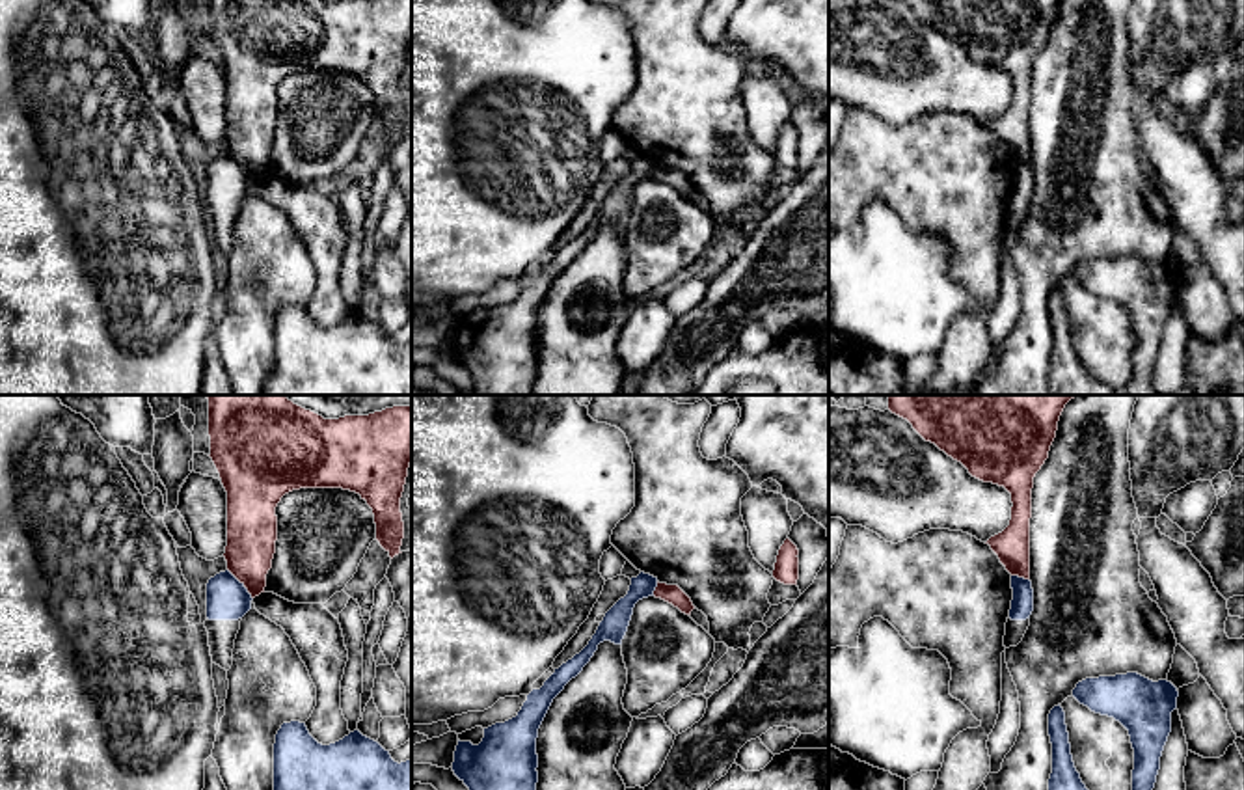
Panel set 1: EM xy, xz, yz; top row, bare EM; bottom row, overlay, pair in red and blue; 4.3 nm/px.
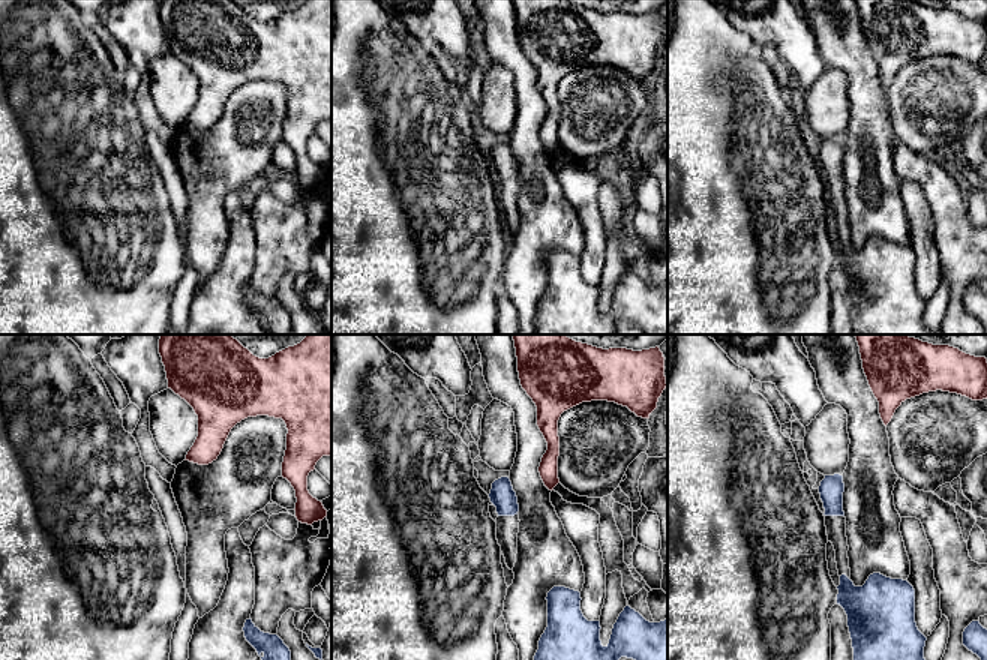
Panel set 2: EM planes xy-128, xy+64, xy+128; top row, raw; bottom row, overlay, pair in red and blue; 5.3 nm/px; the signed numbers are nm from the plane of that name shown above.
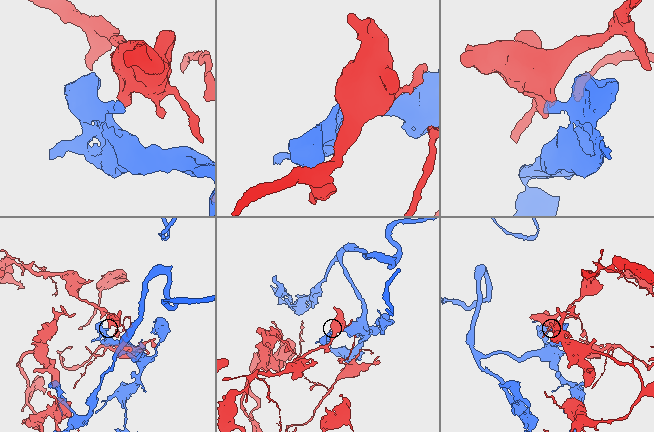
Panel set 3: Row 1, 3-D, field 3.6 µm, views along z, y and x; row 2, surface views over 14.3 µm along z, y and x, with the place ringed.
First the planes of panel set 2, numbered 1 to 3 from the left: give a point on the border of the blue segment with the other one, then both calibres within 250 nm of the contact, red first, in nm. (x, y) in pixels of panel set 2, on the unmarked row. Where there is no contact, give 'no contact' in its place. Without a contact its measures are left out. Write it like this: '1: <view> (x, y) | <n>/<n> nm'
1: no contact
2: no contact
3: no contact

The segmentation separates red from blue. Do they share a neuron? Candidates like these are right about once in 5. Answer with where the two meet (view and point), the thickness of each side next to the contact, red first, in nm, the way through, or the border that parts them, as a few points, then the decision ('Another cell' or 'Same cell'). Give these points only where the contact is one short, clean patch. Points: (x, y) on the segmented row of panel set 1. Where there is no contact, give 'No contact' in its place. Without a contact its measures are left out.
Touches red at xy (241, 582). Thickness 220 nm (red) against 180 nm. Boundary: xy (228, 569), (252, 599). Another cell

